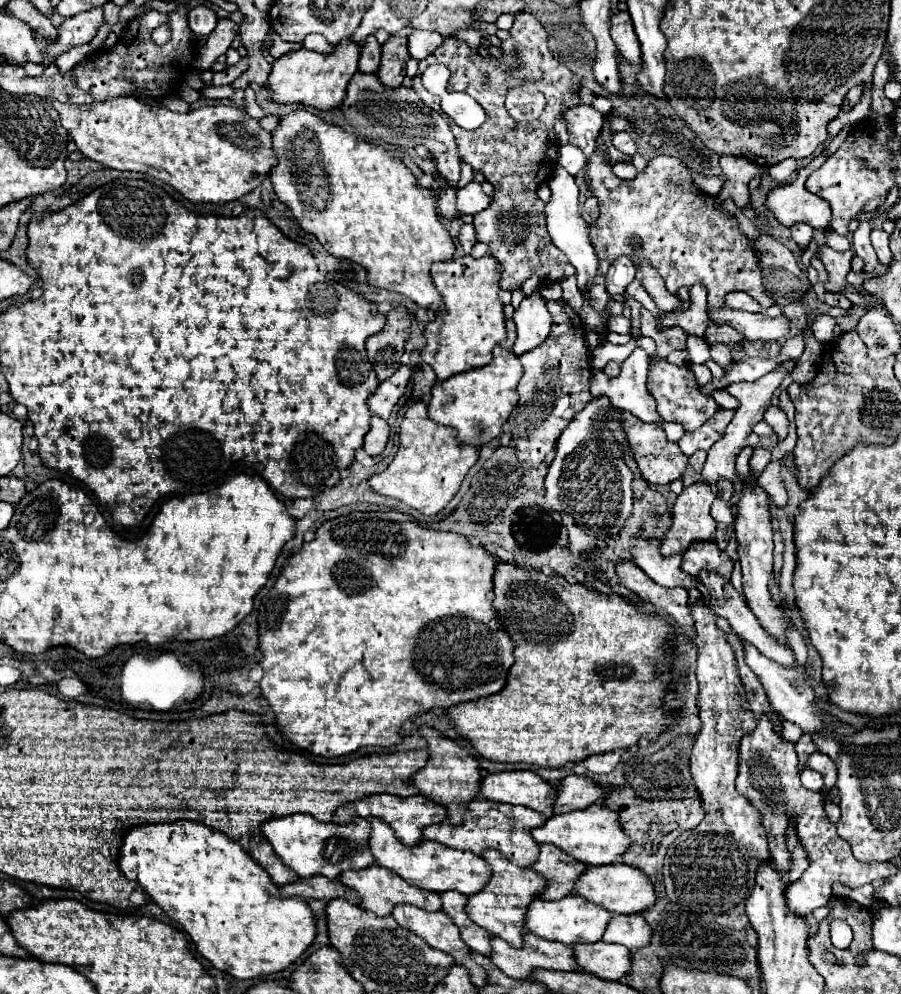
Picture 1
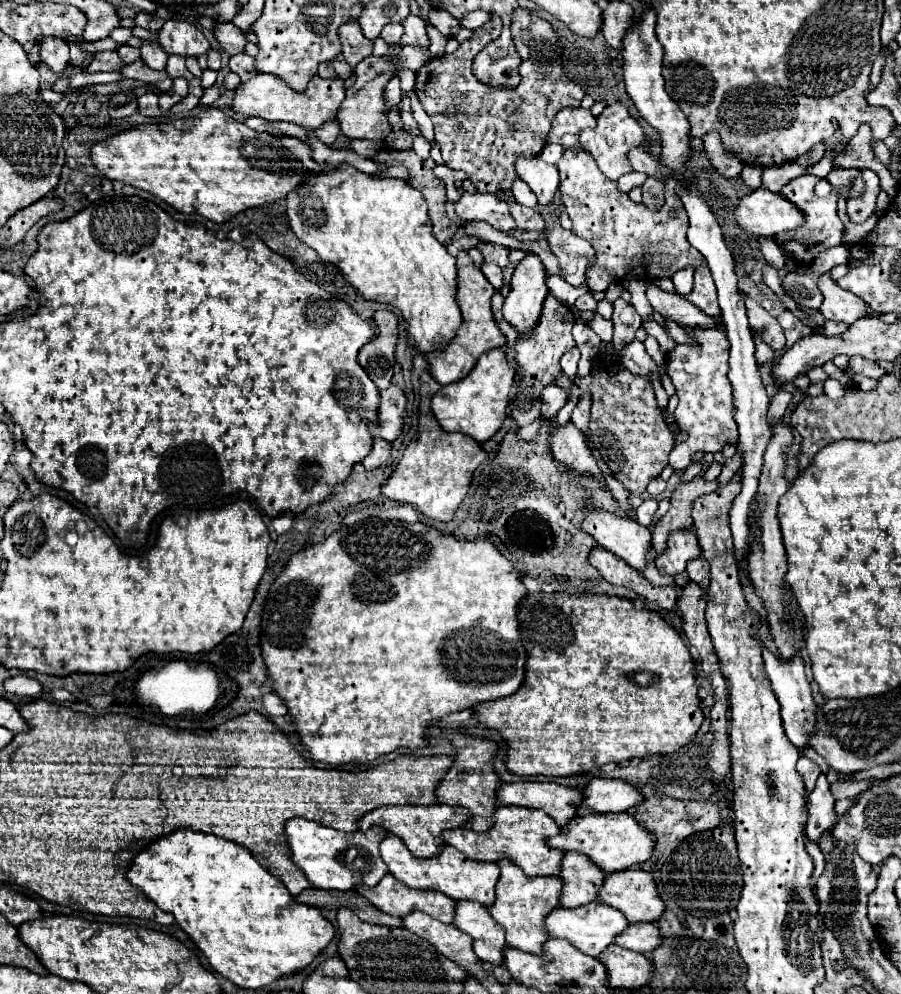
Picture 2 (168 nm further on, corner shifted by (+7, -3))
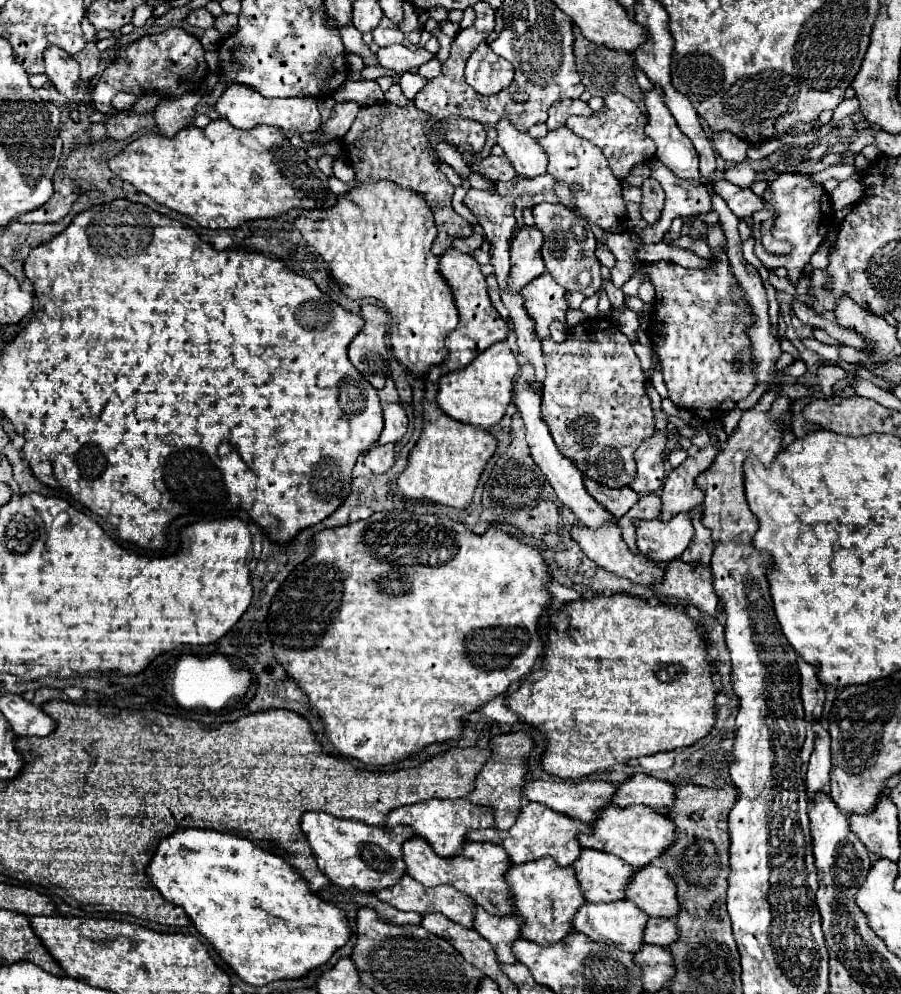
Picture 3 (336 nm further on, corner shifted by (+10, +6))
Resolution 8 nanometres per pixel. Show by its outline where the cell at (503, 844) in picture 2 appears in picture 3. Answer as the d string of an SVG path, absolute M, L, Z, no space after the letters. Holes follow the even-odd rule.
M527 803L521 807L517 821L513 823L511 829L507 829L507 831L471 829L467 833L467 841L501 845L513 863L527 863L527 861L537 861L541 857L553 857L557 861L557 865L571 865L579 857L579 851L581 851L577 835L587 833L587 831L591 831L589 823L571 819L571 817L557 813L541 803Z

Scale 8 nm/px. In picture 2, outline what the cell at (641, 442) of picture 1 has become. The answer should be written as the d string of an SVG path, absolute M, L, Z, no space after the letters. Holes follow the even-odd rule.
M598 356L588 376L582 378L576 374L574 378L568 378L566 374L560 374L554 380L554 384L564 388L568 396L572 384L576 384L580 390L578 398L584 392L592 396L590 424L588 424L592 448L600 452L602 460L606 462L614 478L620 480L630 494L640 496L642 492L646 492L648 482L662 472L674 448L674 436L664 422L662 410L656 404L654 390L648 378L632 374L620 362L612 362L610 358L604 360L602 356Z

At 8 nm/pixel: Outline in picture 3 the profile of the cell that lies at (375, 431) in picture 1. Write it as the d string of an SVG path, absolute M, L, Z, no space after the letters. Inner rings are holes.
M377 445L369 449L363 459L373 473L385 473L395 463L395 449L393 445Z

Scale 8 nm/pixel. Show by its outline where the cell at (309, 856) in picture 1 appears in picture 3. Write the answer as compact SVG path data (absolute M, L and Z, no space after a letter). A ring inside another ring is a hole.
M307 811L301 817L301 831L305 833L319 869L329 877L331 883L345 889L355 887L361 891L379 891L391 887L405 873L405 863L401 857L401 843L413 835L407 827L373 827L361 821L337 819L327 813Z

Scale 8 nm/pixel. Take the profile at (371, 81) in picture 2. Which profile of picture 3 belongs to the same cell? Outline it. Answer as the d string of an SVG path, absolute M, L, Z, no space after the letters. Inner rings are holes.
M353 101L335 103L329 121L323 123L323 135L317 141L329 141L335 137L343 137L349 131L349 127L353 125L353 121L357 119L359 111L361 111L359 103L353 103Z

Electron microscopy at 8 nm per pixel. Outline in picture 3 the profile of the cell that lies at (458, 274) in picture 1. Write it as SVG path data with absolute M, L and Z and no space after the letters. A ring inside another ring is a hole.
M451 247L441 255L439 265L441 265L441 275L447 279L447 283L451 285L451 289L455 293L457 309L459 309L459 325L445 339L445 347L449 349L449 357L443 363L443 367L447 371L459 371L465 365L469 365L481 351L491 347L493 343L505 341L509 329L507 329L507 323L499 317L499 313L495 311L495 307L489 301L485 275L481 273L481 269L479 269L481 265L475 261L473 255L465 255L465 253Z

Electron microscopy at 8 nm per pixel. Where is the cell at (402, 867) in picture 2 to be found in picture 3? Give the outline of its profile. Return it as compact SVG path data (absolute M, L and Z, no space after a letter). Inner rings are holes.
M413 835L401 845L401 851L405 857L407 873L415 881L419 881L427 887L451 885L451 887L459 889L461 893L469 895L477 905L481 905L485 911L489 911L493 915L513 913L513 907L509 903L509 889L505 889L507 885L503 883L503 873L511 861L509 861L505 849L501 849L499 845L467 841L457 857L437 857L437 853L429 847L429 843L425 839Z

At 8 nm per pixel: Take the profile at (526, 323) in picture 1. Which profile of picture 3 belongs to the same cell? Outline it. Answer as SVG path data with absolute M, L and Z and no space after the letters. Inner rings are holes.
M523 227L513 235L511 241L511 271L509 271L509 291L519 293L537 275L545 273L541 257L543 235L537 227Z

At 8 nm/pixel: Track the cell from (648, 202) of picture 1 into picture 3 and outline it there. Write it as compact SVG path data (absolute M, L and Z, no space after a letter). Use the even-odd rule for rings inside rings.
M567 127L549 131L547 137L539 139L539 145L545 149L549 157L547 173L553 175L555 181L563 181L569 189L579 187L579 189L571 189L571 197L575 201L575 207L571 209L573 213L587 219L589 223L599 225L603 231L609 231L613 225L625 223L629 219L625 199L621 195L621 183L609 169L601 149L597 149L593 143L585 141L583 137L577 137Z

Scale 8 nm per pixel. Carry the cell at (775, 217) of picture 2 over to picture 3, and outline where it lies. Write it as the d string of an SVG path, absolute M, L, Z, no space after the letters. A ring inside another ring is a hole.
M715 179L715 191L727 201L729 209L733 213L737 213L739 219L745 219L745 217L751 217L753 213L761 211L765 207L765 201L761 195L753 193L749 187L737 187L725 179Z

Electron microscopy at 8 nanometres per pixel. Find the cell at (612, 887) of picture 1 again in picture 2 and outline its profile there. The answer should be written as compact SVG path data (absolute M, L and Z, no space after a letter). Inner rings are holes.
M632 868L610 874L602 886L598 900L626 914L628 922L632 924L656 922L666 910L652 874Z

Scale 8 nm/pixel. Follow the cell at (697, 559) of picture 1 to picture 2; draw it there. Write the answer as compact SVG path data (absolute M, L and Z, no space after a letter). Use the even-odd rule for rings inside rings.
M676 530L670 532L666 550L656 556L656 568L660 574L678 574L684 572L684 566L690 558L698 558L702 554L696 532L694 530Z

